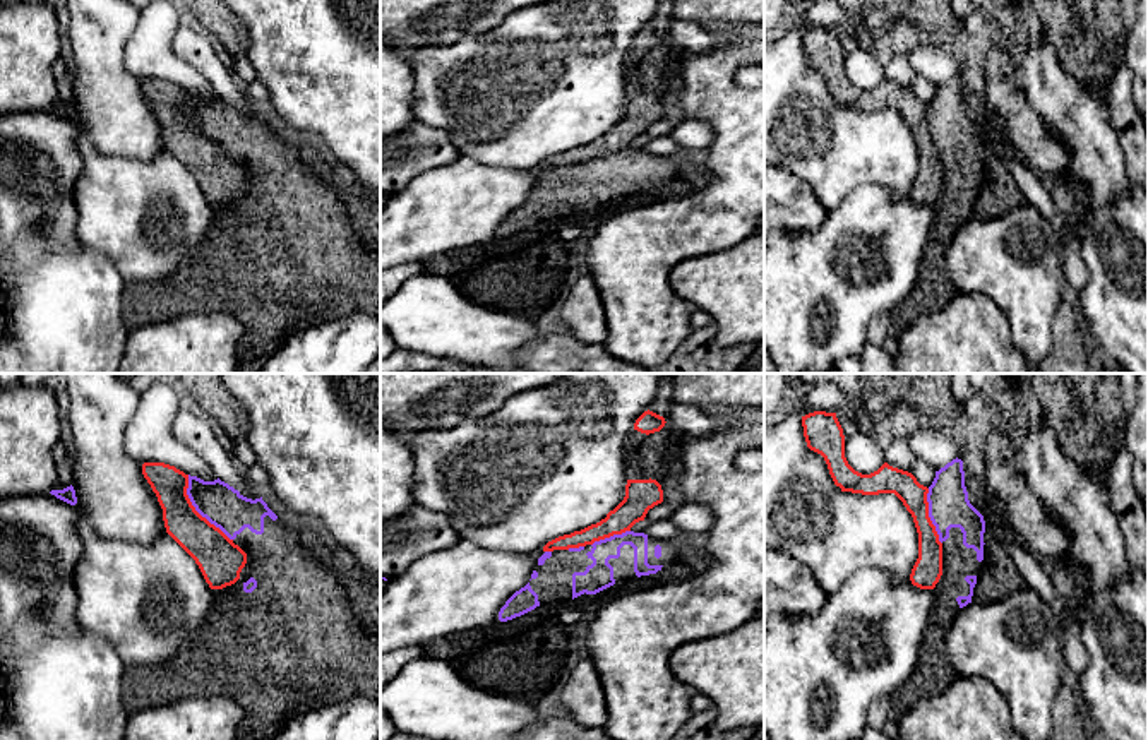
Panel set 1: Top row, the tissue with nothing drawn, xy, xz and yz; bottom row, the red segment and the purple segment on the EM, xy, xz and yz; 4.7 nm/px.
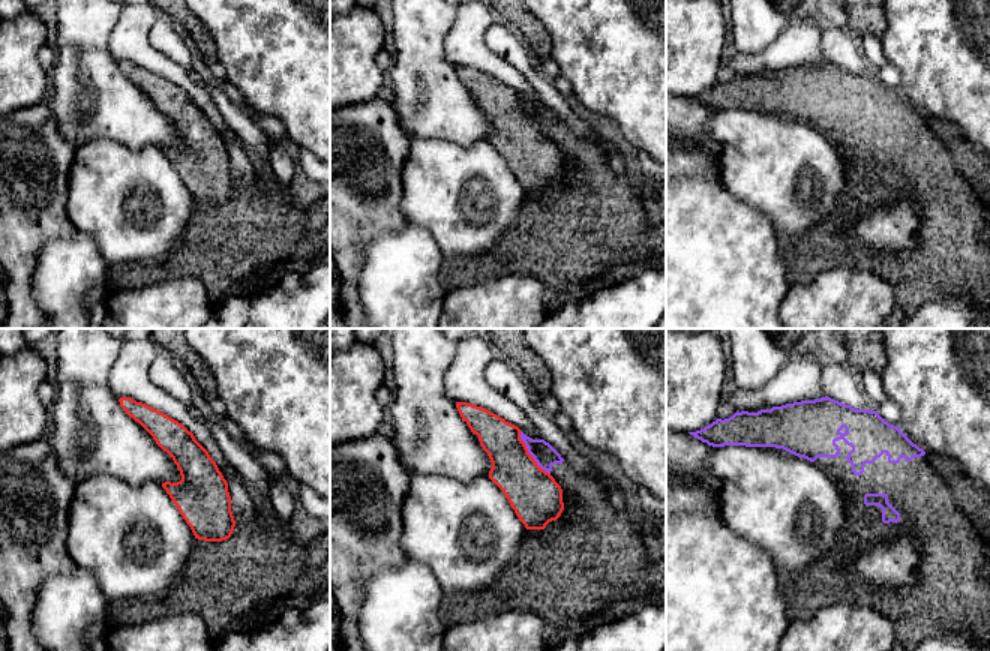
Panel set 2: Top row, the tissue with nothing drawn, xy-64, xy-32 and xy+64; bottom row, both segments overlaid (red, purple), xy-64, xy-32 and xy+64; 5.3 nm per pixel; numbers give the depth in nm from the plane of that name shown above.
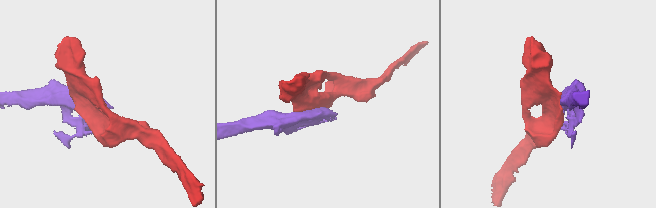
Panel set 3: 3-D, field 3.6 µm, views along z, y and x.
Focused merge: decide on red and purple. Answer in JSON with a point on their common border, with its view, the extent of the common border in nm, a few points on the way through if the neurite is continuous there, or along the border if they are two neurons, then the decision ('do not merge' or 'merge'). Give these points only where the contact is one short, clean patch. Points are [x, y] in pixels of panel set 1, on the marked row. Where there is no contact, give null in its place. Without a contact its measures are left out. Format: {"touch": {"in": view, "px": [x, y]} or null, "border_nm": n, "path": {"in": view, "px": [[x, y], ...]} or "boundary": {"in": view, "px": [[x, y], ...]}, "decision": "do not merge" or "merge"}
{"touch": {"in": "xy", "px": [196, 511]}, "border_nm": 380, "decision": "do not merge"}

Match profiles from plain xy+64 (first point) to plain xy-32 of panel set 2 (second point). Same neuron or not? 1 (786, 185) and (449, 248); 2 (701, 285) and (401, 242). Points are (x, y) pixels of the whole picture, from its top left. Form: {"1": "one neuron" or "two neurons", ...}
{"1": "one neuron", "2": "one neuron"}

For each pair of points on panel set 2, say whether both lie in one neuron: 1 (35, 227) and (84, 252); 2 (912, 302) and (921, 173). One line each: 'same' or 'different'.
1: different
2: same

